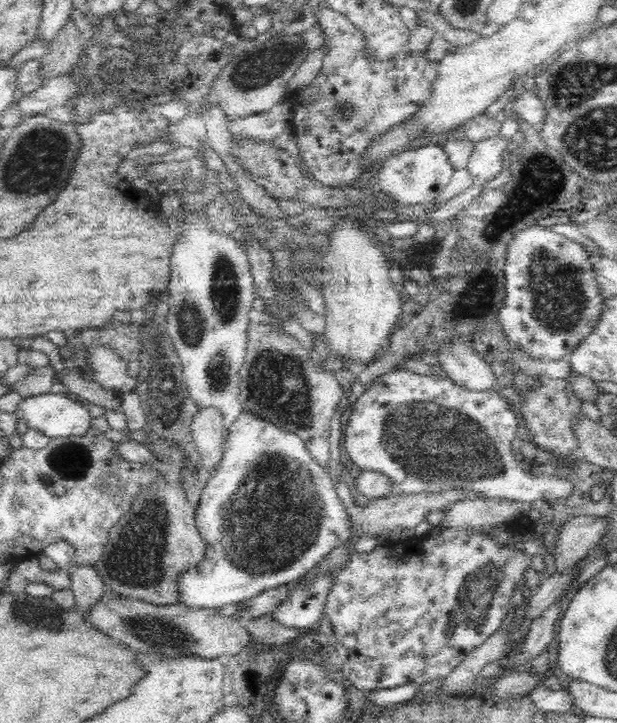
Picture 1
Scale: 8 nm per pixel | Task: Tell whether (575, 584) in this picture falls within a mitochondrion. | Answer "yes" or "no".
no

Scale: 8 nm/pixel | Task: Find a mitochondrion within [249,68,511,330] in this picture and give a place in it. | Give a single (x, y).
(480, 301)

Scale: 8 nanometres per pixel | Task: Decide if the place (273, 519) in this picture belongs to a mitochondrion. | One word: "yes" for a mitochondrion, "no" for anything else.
yes

